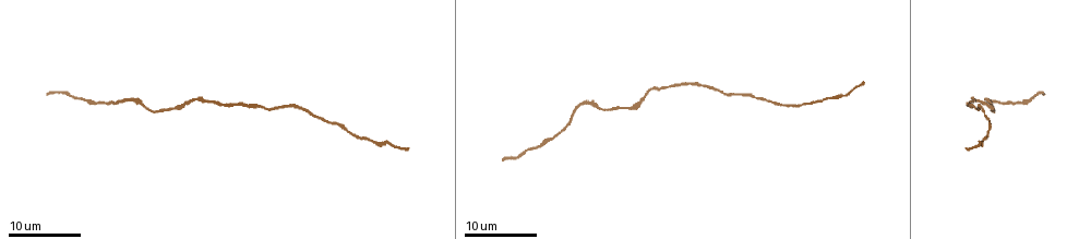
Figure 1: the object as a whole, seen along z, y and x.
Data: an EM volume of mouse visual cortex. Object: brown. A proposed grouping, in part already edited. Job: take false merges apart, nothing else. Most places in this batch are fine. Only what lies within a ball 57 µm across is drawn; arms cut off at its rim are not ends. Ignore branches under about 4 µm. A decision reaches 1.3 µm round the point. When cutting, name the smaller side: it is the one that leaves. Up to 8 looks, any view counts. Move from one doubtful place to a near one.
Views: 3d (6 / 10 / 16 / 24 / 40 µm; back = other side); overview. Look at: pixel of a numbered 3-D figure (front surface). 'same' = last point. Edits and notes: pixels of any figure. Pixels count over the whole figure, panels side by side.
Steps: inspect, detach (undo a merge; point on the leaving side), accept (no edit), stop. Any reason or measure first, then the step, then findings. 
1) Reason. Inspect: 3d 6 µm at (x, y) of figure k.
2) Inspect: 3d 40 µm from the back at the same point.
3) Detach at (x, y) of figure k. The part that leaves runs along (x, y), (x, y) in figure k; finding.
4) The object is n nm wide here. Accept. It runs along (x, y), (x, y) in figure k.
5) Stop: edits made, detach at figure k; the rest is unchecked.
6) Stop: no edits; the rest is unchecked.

Thick turns thin. Inspect: 3d 16 µm at (140, 106) of figure 1.

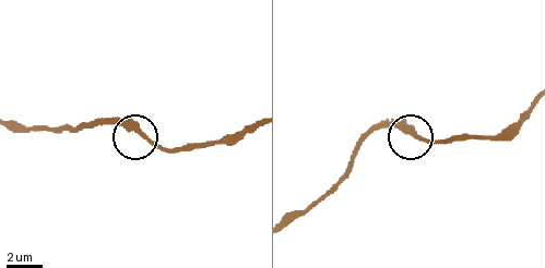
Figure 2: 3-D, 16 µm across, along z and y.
Inspect: 3d 6 µm at (414, 133) of figure 2.

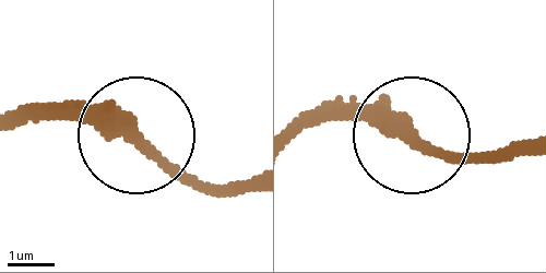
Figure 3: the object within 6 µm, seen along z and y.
Accept. It runs along (245, 181), (186, 181), (139, 142), (49, 107) in figure 3; one neuron here.

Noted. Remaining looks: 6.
Calibre changes. Inspect: 3d 16 µm at (86, 101) of figure 1.

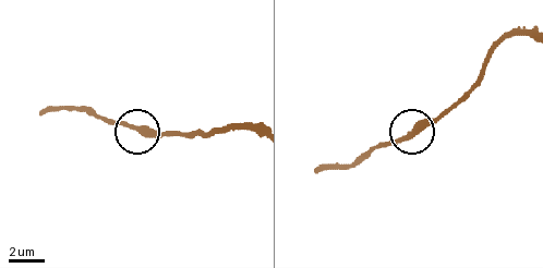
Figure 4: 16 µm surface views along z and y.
Zoom in. Inspect: 3d 10 µm at (407, 136) of figure 4.

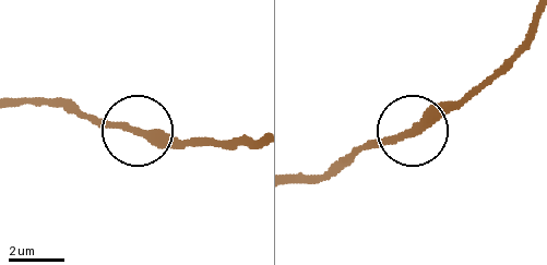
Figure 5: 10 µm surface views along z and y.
Accept. It runs along (531, 33), (482, 82), (404, 134), (351, 151) in figure 5; continuous, no second neuron.

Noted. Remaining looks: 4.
Calibre changes. Inspect: 3d 16 µm at (707, 88) of figure 1.

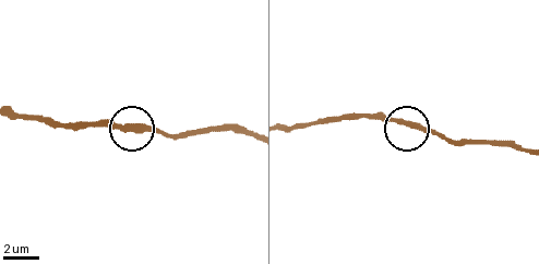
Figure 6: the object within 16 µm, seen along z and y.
Inspect: 3d 6 µm at (137, 125) of figure 6.

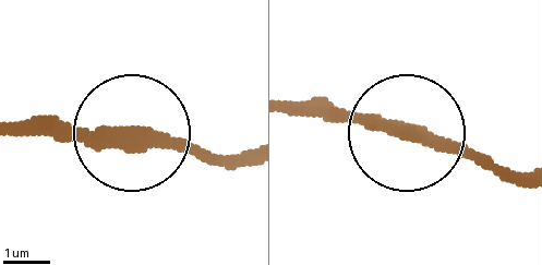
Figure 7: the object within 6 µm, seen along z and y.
Accept. It runs along (12, 125), (106, 125), (247, 160) in figure 7; all the same neuron.

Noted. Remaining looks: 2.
Sudden change in width. Inspect: 3d 24 µm at (375, 143) of figure 1.

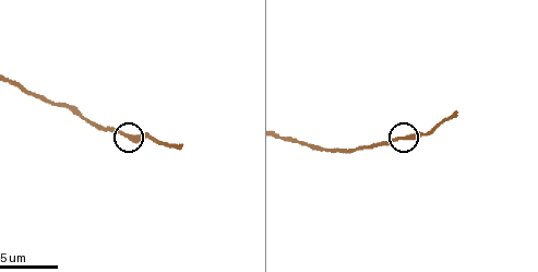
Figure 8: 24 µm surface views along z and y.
Zoom in. Inspect: 3d 6 µm at (127, 135) of figure 8.

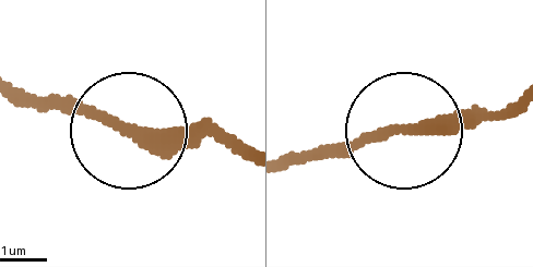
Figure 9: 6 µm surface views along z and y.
The object is 290 nm wide here. Accept. It runs along (288, 159), (508, 105) in figure 9; all the same neuron.

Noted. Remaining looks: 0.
Stop: no edits; the rest is unchecked.

